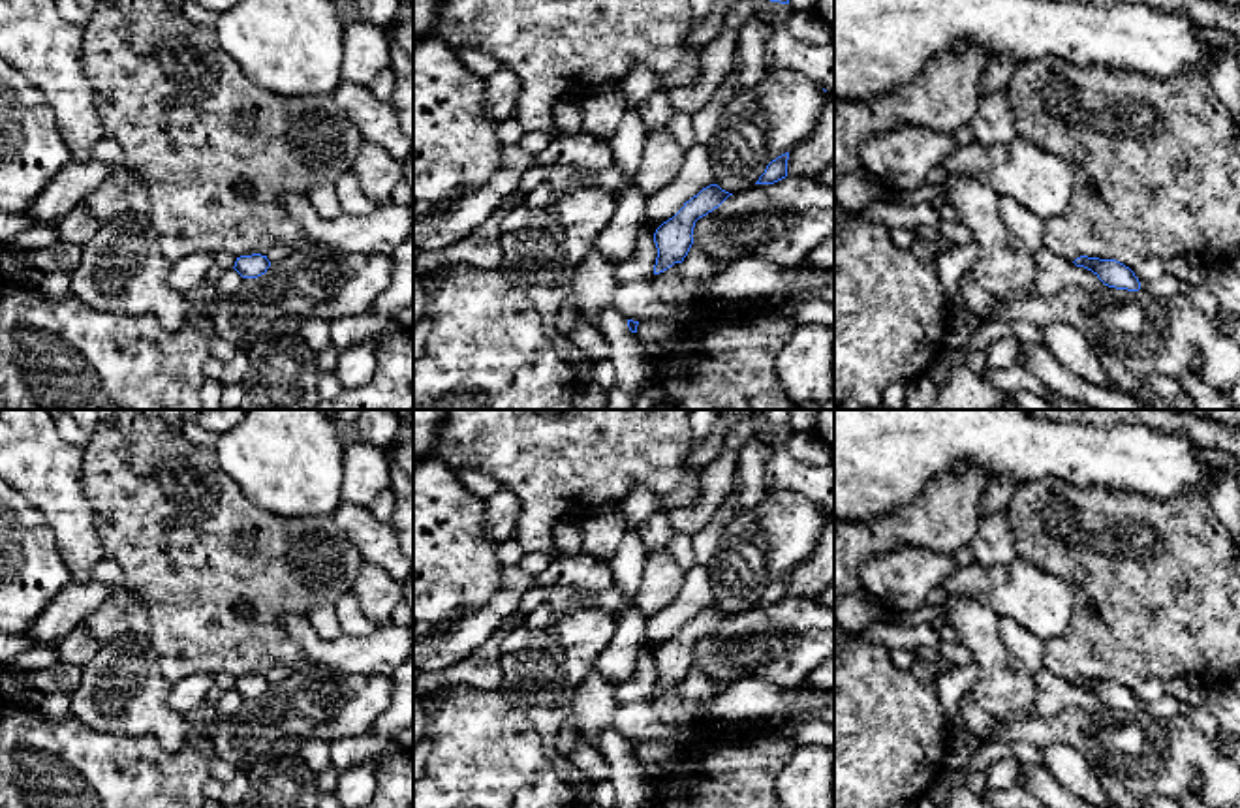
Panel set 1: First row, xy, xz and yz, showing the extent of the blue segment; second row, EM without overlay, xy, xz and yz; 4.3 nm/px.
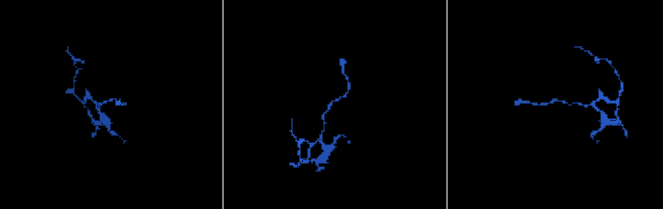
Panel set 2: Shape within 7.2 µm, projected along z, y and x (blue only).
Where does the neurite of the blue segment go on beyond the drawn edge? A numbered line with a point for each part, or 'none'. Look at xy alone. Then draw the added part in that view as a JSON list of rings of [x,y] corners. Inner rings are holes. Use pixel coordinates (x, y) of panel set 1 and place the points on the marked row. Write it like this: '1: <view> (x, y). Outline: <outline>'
none

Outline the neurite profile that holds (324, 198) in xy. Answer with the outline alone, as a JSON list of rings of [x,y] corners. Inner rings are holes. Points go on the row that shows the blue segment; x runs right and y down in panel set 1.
[[[325,184],[310,190],[308,199],[321,218],[331,220],[342,214],[334,184]]]

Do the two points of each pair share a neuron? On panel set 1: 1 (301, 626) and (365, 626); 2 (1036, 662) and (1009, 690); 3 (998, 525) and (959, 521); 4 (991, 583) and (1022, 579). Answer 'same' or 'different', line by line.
1: different
2: different
3: different
4: same

